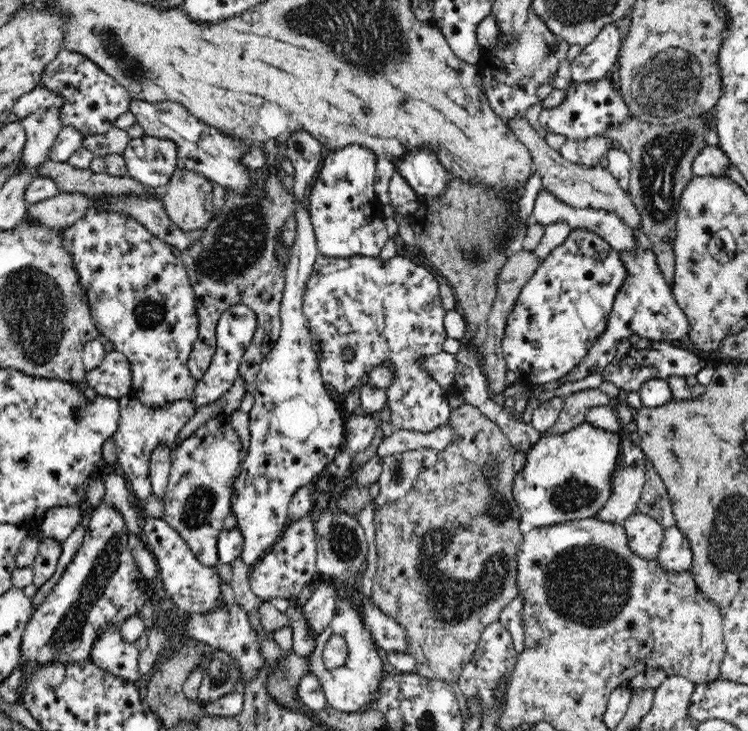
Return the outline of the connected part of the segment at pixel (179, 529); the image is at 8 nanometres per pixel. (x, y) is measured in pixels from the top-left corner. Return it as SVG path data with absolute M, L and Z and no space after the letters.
M213 418L198 426L192 436L170 448L170 471L164 520L173 528L205 566L217 566L217 542L231 512L230 492L236 476L242 472L244 448L231 419Z

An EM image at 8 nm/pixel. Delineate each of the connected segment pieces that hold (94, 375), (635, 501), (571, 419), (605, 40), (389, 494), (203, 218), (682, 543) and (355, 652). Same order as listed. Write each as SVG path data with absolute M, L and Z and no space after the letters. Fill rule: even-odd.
M109 352L98 368L84 371L85 384L96 395L119 399L128 395L131 364L123 352Z
M621 433L621 436L618 460L609 479L610 496L605 506L594 516L596 520L618 526L623 526L632 514L640 512L639 503L646 474L643 451L632 444L628 433Z
M583 388L563 396L563 407L549 434L564 434L586 421L587 412L594 407L609 405L612 398L599 388Z
M610 24L602 29L594 42L581 47L581 52L571 62L571 78L573 83L592 83L609 78L616 67L619 57L619 48L622 46L623 37L615 24Z
M421 449L391 455L383 459L383 470L377 484L380 492L374 500L374 512L378 513L387 505L394 505L406 497L424 469L437 462L438 454Z
M177 168L161 193L168 218L181 230L199 230L214 219L211 181L200 173Z
M673 525L665 530L656 561L664 573L680 575L691 572L692 551L687 538Z
M340 596L335 613L326 626L326 630L315 638L313 651L307 656L309 670L316 678L320 679L323 691L326 695L327 704L341 712L364 712L364 710L374 709L374 697L379 680L387 674L382 670L382 658L378 649L374 646L369 632L364 628L359 615L359 610L349 605L345 596ZM330 636L343 636L348 647L348 654L345 663L336 669L326 670L322 658L324 644L328 642Z

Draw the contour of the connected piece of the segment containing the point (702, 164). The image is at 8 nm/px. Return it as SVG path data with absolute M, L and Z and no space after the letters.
M710 129L704 133L705 147L694 157L691 171L693 176L723 174L723 168L729 165L729 158L717 147L719 142L717 132Z

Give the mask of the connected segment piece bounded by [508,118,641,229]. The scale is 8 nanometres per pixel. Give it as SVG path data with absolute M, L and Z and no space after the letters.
M525 118L510 120L508 128L512 129L518 140L528 147L533 165L541 175L544 189L574 208L604 209L616 212L631 229L641 228L640 217L630 200L630 195L620 188L618 181L604 164L596 167L574 164L561 154L561 150L550 147L546 139L541 138Z

